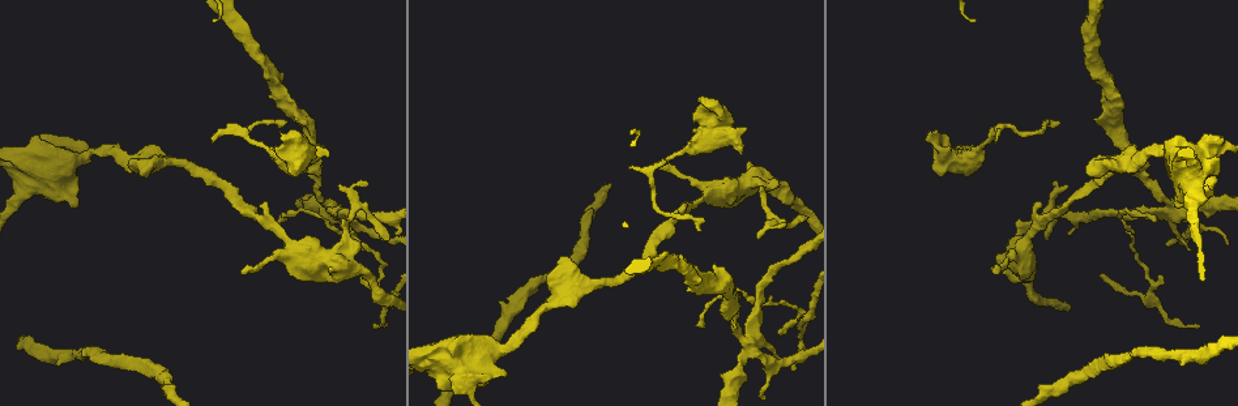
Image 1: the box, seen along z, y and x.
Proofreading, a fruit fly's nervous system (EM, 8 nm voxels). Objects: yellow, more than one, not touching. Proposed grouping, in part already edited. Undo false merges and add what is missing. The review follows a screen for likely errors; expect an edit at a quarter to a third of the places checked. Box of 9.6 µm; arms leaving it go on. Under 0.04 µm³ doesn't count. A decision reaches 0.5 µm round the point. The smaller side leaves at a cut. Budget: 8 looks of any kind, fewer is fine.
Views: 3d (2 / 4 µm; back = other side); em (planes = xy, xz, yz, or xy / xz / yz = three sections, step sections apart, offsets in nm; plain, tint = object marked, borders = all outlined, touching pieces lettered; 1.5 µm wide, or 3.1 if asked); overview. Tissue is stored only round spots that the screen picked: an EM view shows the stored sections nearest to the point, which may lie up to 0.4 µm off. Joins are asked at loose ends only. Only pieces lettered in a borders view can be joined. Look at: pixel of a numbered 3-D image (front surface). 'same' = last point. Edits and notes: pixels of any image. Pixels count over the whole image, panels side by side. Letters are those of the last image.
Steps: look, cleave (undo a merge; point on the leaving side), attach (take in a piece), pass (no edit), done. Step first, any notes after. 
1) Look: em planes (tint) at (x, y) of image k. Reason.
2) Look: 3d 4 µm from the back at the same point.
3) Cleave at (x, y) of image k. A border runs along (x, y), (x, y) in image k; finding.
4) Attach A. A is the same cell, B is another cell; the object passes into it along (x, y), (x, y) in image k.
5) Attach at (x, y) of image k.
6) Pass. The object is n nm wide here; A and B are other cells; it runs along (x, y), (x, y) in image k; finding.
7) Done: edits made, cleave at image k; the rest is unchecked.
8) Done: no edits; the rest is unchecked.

Look: em xy step 4 (borders) at (213, 143) of image 1. Tapers out.

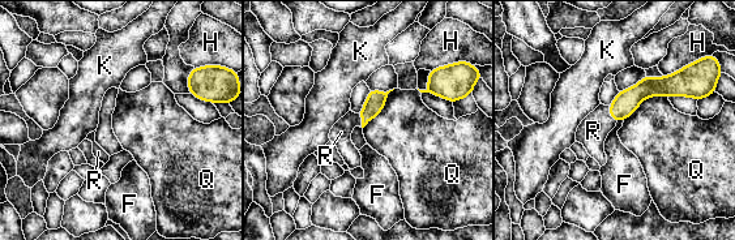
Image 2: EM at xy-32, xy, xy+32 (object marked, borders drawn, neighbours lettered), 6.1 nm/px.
Look: em planes (borders) at the same point.

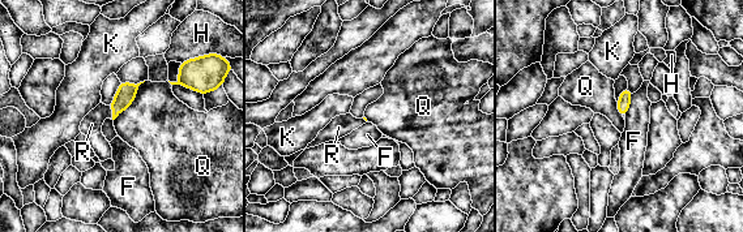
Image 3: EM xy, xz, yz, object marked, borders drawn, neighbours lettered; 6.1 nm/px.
Attach R. The longest contact is with Q, 320 nm; R is the same cell, F, H, K and Q are other cells; the object passes into it along (126, 94), (112, 112), (92, 124) in image 3; it goes on there.

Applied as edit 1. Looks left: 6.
Look: em xz step 8 (tint) at (713, 265) of image 1. Branch stops here.

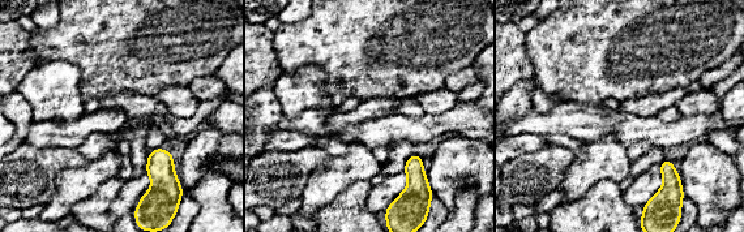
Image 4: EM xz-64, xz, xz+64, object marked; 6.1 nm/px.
Look: em planes (borders) at the same point.

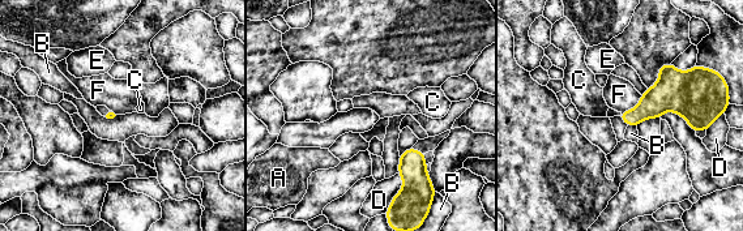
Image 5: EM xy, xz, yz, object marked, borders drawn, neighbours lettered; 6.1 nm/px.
Pass. A, B, C, D, E and F are other cells; a border runs along (628, 124), (636, 127) in image 5; no lettered piece goes on from it.

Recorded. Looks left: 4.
Look: 3d 2 µm at (1172, 205) of image 1. Calibre changes.

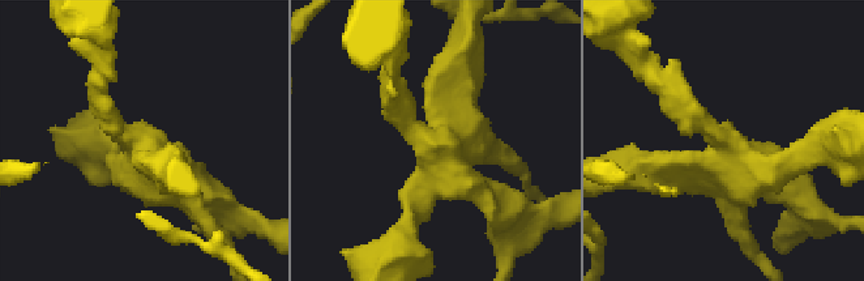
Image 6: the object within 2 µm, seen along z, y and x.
Look: em planes (tint) at (723, 146) of image 6.

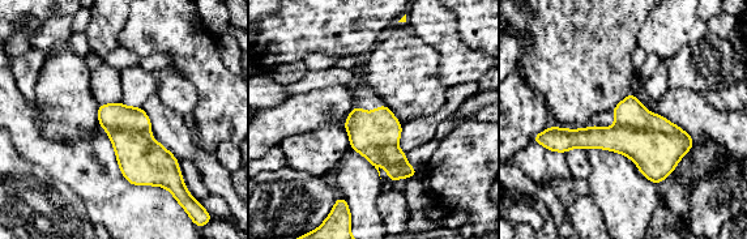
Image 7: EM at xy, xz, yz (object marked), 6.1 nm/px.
Look: em planes (borders) at the same point. What lies round it.

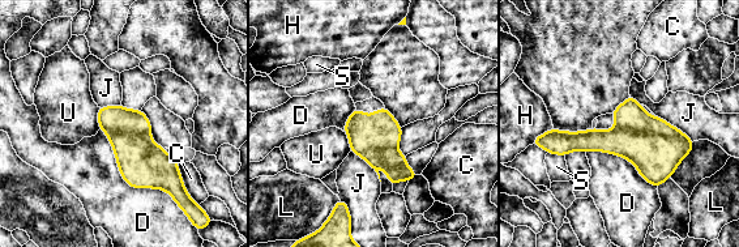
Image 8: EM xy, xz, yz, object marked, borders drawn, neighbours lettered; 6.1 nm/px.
Cleave at (656, 157) of image 8. The object is 260 nm wide here; C, D, H, J, L, S and U are other cells; a border runs along (616, 127), (684, 136) in image 8; two neurons meet here.

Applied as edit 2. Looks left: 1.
Done: edits made, attach at image 3, cleave at image 8; the rest is unchecked.

